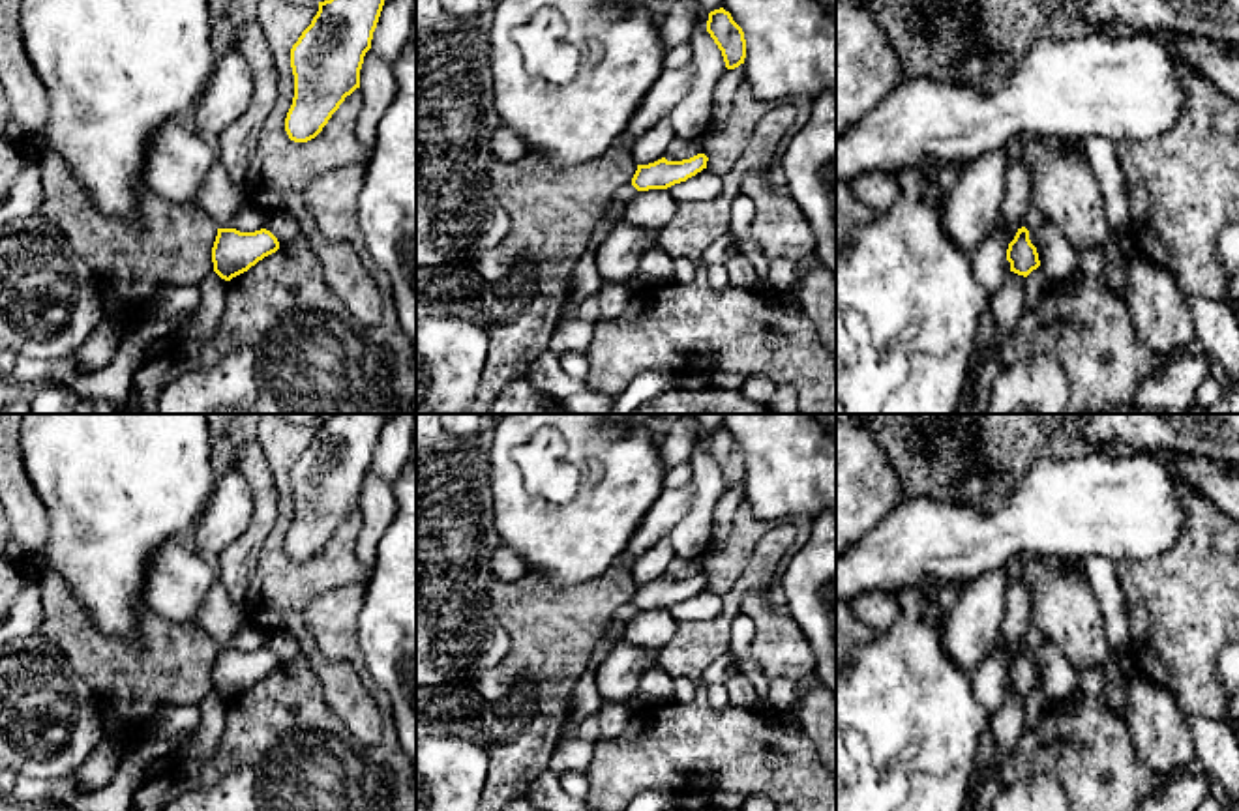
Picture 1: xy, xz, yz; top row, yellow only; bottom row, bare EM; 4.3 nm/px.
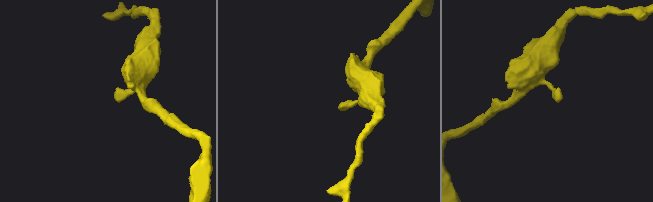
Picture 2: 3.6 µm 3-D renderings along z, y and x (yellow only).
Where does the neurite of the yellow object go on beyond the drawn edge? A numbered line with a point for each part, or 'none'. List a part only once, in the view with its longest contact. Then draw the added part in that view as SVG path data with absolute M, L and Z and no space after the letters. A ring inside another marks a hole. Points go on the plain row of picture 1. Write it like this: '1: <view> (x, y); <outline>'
none

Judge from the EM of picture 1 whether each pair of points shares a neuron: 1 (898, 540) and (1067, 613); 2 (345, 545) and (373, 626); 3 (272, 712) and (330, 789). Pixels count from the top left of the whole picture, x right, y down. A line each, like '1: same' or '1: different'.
1: different
2: different
3: same

